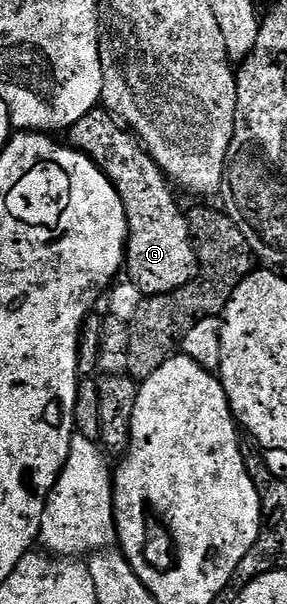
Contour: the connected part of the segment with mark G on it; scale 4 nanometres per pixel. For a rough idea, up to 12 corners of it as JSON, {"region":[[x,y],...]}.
{"region":[[106,109],[70,128],[127,207],[125,271],[152,296],[201,274],[188,212]]}

